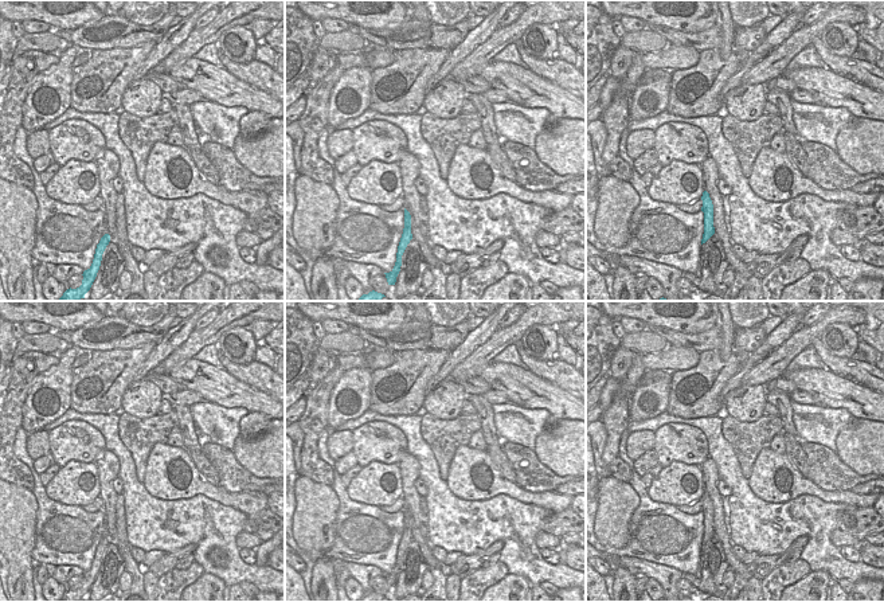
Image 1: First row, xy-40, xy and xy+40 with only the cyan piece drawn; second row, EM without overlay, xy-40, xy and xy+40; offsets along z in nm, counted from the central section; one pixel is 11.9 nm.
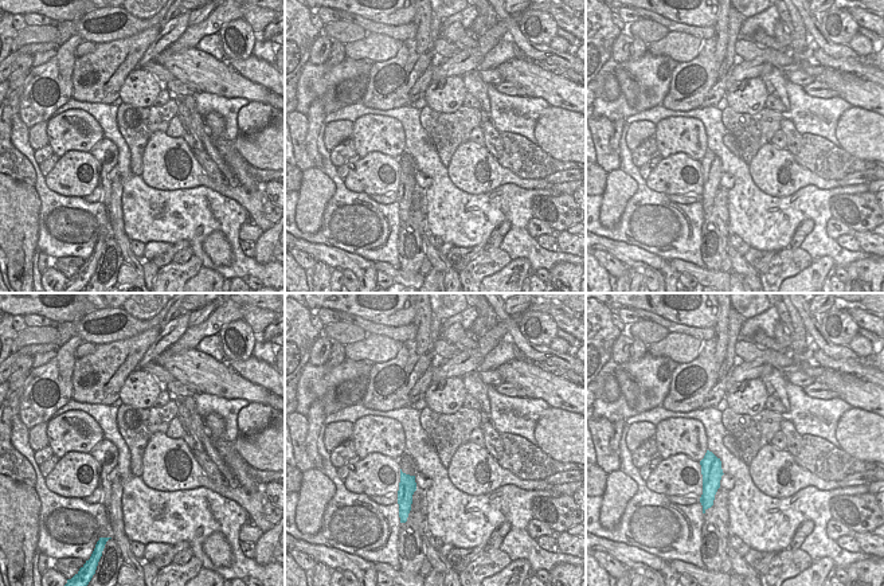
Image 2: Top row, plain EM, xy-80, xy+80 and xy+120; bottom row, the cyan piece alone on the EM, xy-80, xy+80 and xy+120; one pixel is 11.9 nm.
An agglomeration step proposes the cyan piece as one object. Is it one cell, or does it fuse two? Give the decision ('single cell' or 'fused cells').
single cell

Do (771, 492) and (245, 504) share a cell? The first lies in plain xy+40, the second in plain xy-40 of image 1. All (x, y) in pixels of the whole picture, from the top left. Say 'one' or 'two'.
one

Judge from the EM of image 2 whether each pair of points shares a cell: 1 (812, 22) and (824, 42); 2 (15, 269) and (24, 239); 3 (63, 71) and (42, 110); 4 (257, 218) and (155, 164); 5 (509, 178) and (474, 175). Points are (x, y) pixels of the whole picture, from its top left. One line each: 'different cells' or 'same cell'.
1: same cell
2: same cell
3: same cell
4: same cell
5: same cell

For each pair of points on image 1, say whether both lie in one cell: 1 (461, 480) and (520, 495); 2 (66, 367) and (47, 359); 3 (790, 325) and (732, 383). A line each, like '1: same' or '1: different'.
1: same
2: different
3: same

